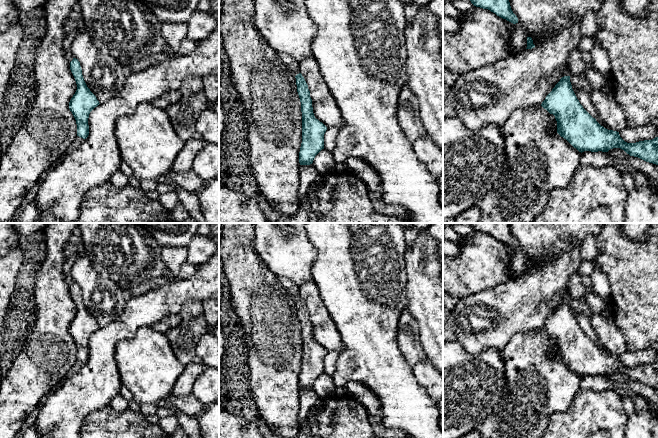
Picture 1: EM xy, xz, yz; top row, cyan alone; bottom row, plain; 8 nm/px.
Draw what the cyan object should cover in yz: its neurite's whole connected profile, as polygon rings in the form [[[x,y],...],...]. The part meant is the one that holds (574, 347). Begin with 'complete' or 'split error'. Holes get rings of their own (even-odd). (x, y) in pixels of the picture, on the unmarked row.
complete | [[[570,300],[560,303],[541,330],[555,340],[557,357],[579,376],[608,376],[620,372],[630,380],[658,389],[658,361],[627,367],[619,356],[601,350],[580,328]]]

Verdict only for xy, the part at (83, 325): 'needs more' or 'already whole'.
already whole

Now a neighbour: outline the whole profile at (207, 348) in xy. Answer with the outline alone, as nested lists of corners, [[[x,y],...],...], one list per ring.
[[[205,333],[198,340],[195,350],[201,362],[219,369],[219,339],[213,333]]]

